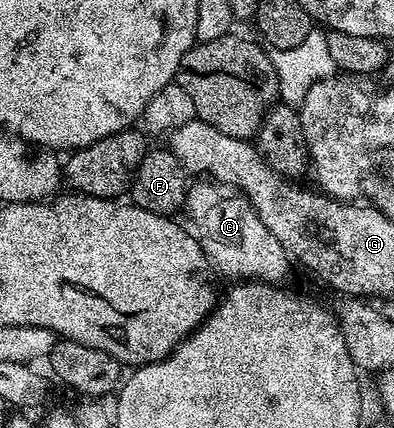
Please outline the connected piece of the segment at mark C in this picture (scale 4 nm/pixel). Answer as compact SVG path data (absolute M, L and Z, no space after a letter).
M197 181L185 196L184 210L189 211L190 221L197 226L196 234L200 236L201 247L209 256L212 266L220 274L222 271L229 281L256 281L274 285L286 282L284 279L289 275L291 257L283 245L279 245L279 240L271 237L271 229L259 221L259 213L255 213L244 193L226 183Z

